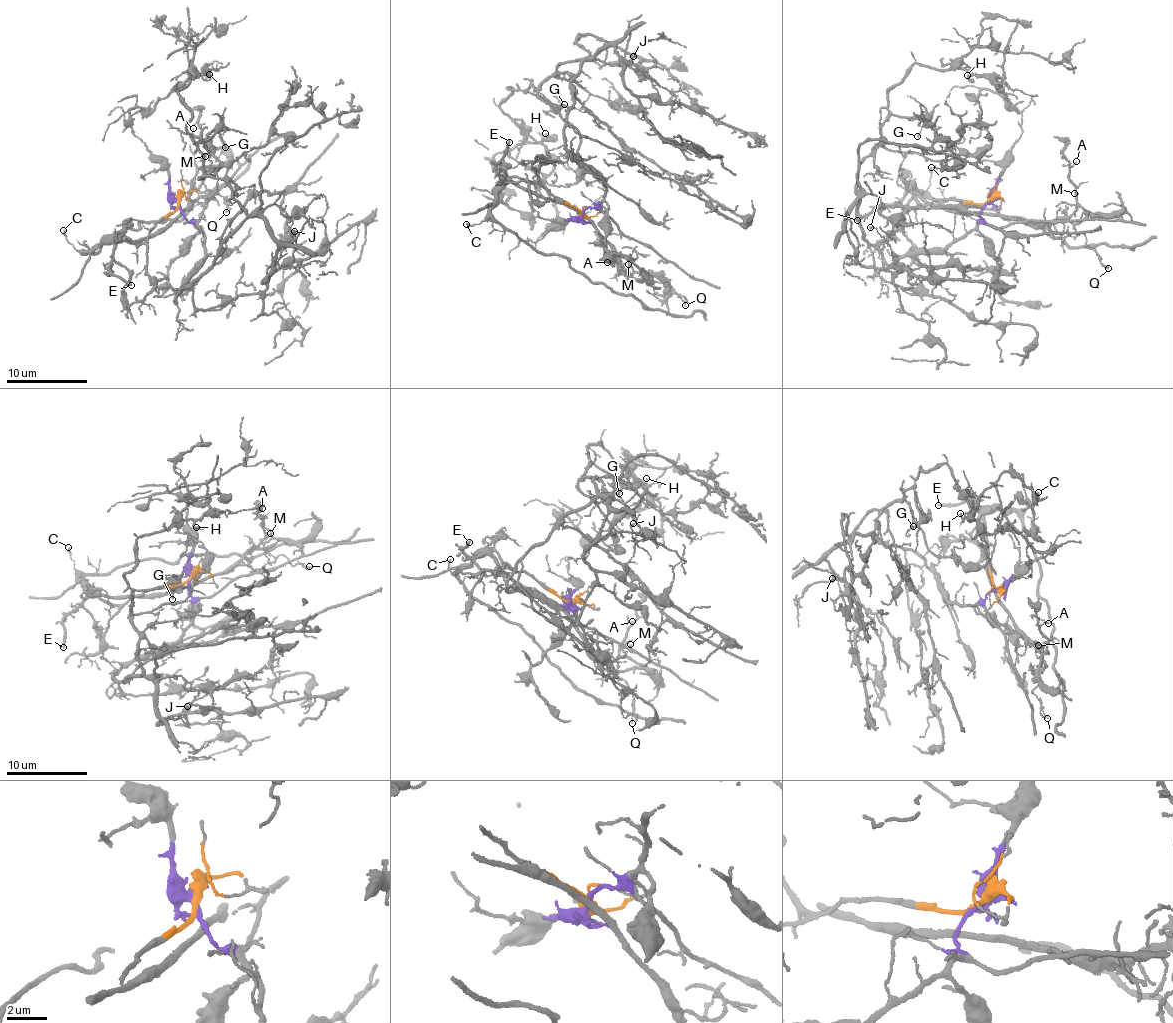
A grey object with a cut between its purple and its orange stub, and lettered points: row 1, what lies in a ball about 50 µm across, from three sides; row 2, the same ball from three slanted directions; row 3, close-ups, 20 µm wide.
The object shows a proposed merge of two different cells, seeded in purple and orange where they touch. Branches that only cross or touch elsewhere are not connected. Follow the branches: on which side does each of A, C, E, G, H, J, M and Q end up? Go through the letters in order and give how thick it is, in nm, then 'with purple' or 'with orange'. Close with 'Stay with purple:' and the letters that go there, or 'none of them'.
A: calibre 100 nm; with orange
C: calibre 160 nm; with orange
E: calibre 240 nm; with orange
G: calibre 100 nm; with purple
H: calibre 130 nm; with purple
J: calibre 130 nm; with purple
M: calibre 120 nm; with orange
Q: calibre 90 nm; with orange
Stay with purple: G, H, J

